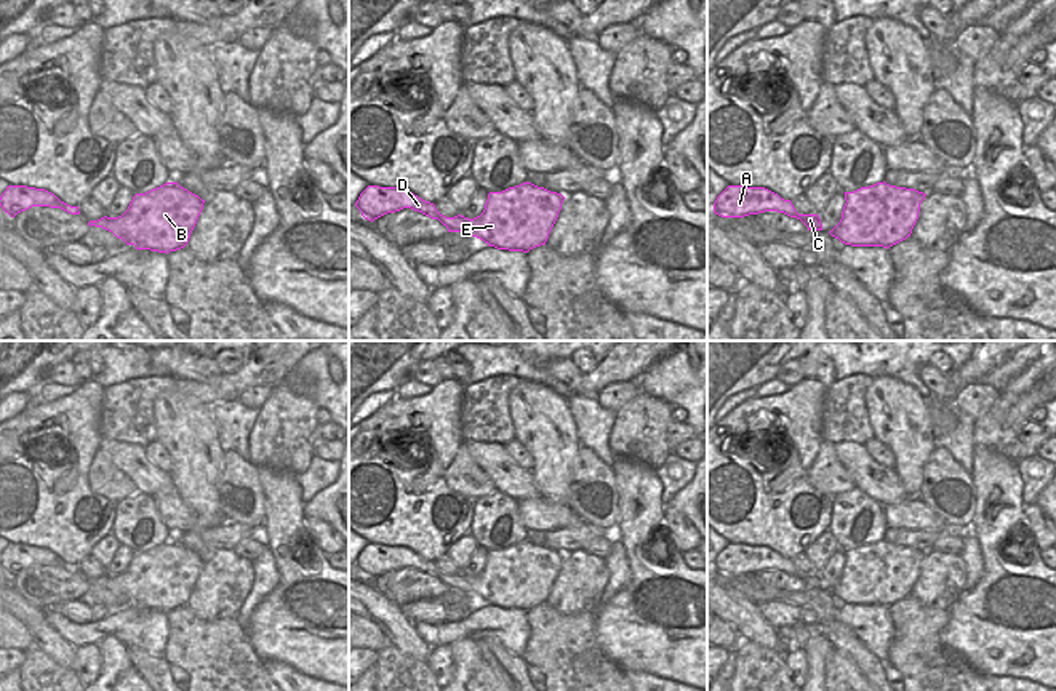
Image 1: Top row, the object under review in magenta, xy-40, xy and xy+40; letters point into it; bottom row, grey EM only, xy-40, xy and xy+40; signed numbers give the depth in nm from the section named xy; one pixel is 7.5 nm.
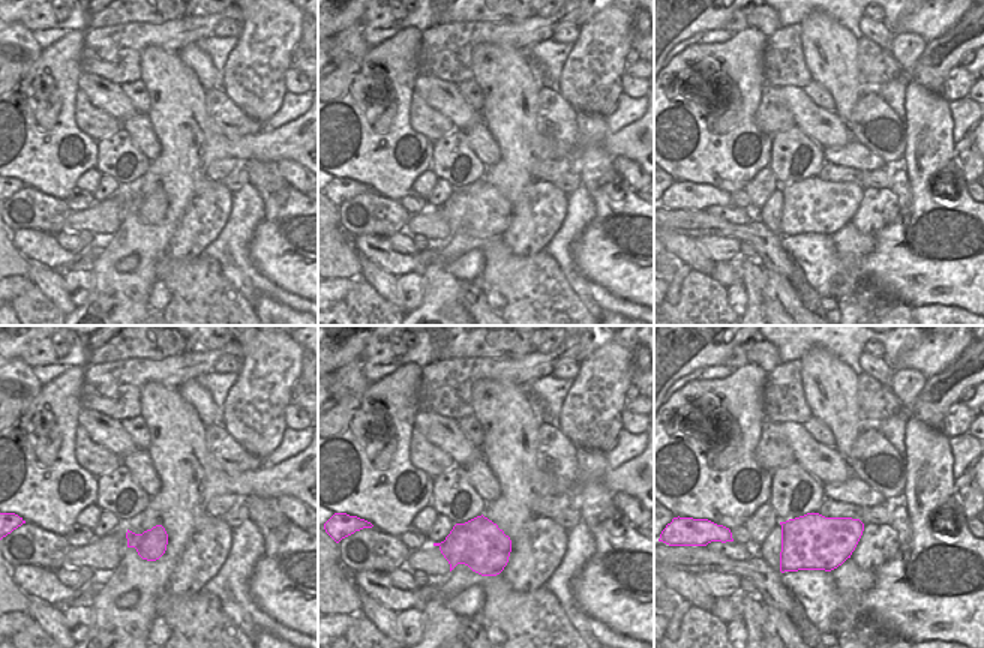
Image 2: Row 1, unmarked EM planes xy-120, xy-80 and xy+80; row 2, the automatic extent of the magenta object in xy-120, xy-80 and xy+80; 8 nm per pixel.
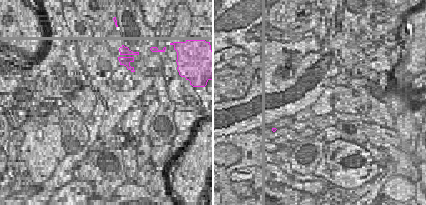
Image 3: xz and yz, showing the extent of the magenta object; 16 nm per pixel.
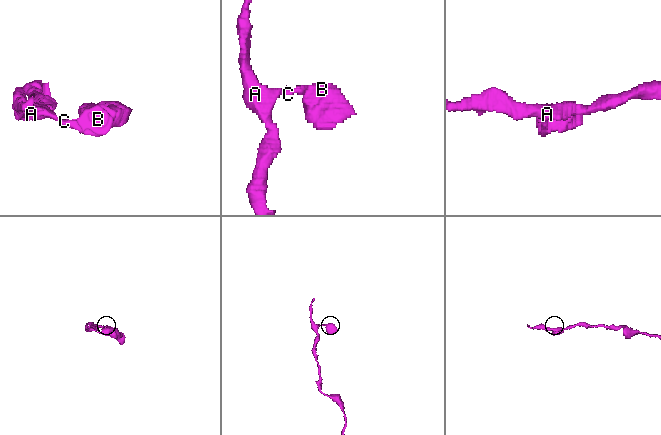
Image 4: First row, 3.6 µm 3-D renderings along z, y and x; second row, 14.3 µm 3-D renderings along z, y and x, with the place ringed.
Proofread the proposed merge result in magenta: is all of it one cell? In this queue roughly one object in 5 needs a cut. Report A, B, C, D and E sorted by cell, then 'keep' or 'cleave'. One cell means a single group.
A B C D E | keep

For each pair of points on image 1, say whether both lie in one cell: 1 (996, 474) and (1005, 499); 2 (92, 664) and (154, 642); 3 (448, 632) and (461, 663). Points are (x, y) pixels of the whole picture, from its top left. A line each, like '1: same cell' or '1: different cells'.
1: same cell
2: different cells
3: different cells

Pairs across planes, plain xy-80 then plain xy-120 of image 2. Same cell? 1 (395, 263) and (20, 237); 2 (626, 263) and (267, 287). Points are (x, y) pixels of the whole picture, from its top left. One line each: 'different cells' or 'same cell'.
1: same cell
2: different cells

